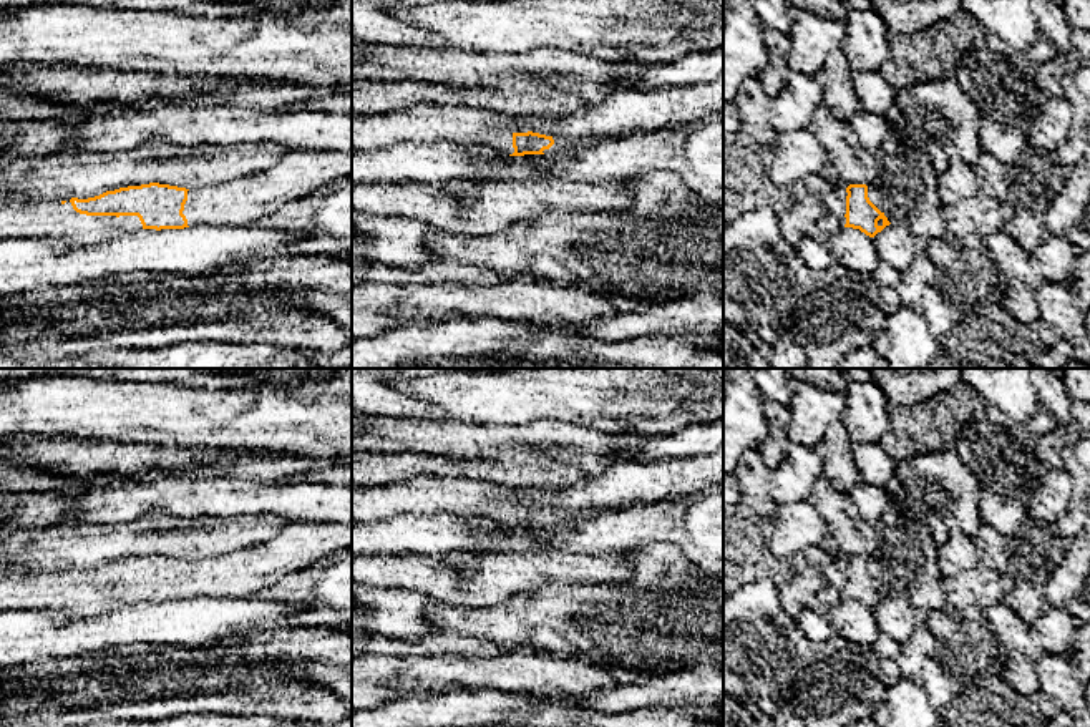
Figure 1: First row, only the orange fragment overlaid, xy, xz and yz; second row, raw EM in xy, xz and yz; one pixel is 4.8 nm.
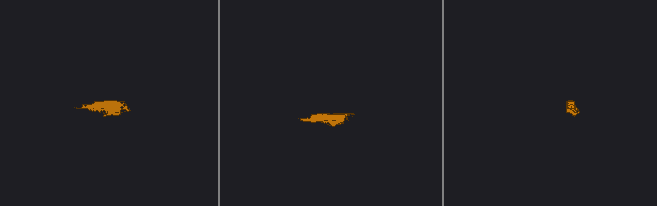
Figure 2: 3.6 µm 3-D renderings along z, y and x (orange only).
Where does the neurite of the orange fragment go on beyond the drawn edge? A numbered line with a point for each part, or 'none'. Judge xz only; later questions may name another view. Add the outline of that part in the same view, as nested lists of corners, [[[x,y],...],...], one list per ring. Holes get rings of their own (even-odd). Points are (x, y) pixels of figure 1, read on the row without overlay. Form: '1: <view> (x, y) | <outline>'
1: xz (468, 498) | [[[418,478],[411,483],[393,483],[370,490],[352,488],[352,521],[378,523],[400,513],[435,515],[448,513],[461,518],[488,518],[506,528],[514,525],[513,501],[506,496],[511,486],[466,478]]]
2: xz (561, 515) | [[[552,508],[554,516],[543,525],[577,525],[587,521],[592,516],[599,515],[597,510],[569,510],[569,508]]]

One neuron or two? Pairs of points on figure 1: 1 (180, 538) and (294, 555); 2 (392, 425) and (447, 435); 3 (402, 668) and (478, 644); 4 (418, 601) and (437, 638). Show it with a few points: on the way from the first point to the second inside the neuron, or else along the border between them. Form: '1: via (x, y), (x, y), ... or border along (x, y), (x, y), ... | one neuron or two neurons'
1: border along (281, 530), (267, 541), (208, 558) | two neurons
2: via (405, 429), (415, 434), (433, 434) | one neuron
3: border along (511, 653), (472, 654) | two neurons
4: border along (433, 628), (418, 639), (395, 639) | two neurons

